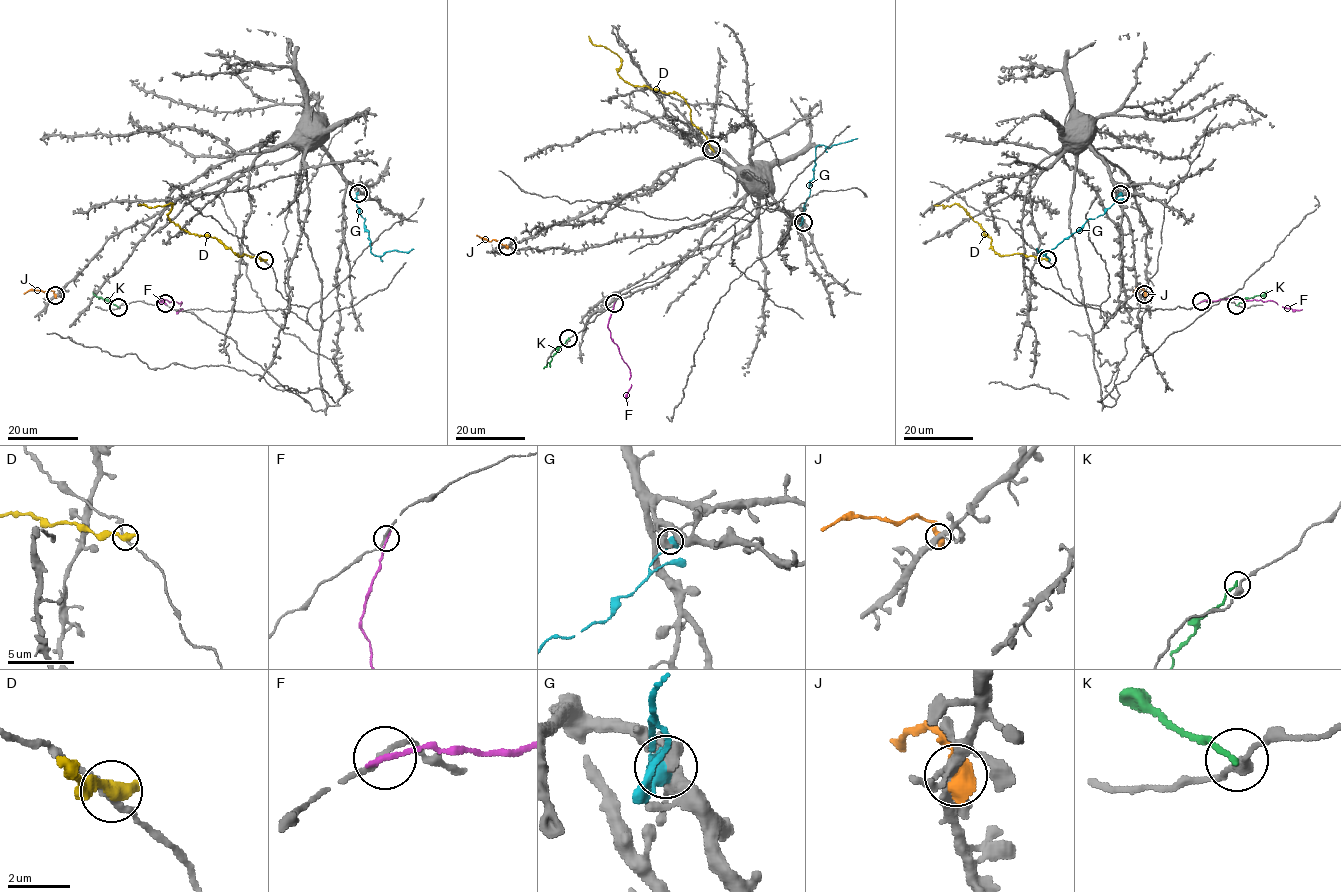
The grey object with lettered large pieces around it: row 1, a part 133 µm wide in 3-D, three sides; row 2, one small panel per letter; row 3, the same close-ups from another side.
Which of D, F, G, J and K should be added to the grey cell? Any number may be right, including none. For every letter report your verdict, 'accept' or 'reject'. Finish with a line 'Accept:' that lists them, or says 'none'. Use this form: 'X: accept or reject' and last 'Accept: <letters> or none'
D: reject
F: reject
G: reject
J: reject
K: reject
Accept: none

